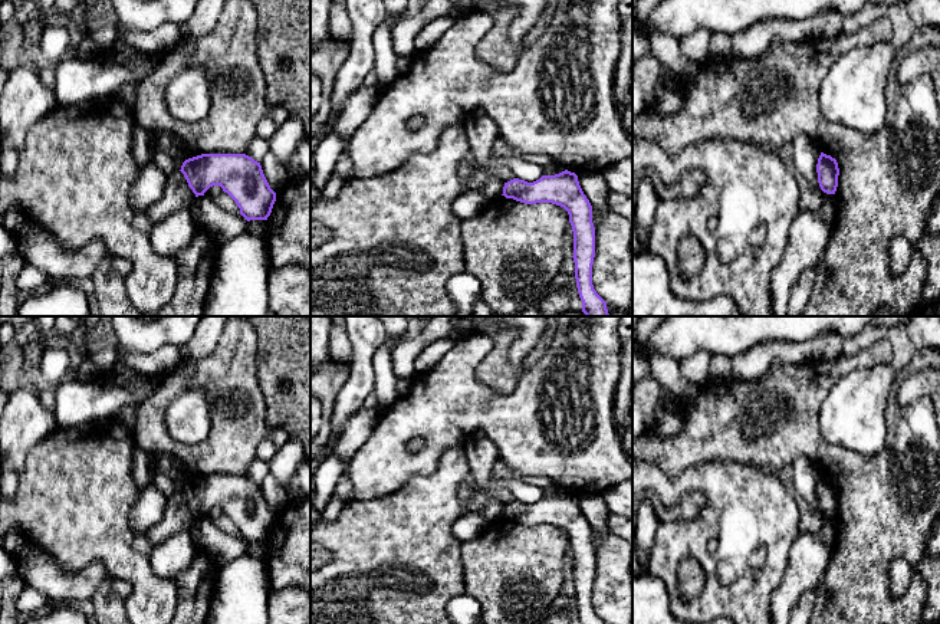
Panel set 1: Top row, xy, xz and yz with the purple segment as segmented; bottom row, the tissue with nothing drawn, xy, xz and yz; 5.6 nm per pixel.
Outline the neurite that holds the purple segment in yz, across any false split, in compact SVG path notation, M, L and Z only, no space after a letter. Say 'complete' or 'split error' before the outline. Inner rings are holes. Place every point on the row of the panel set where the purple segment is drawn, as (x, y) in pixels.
complete; M821 152L816 164L816 173L821 190L826 194L835 194L839 175L837 160Z

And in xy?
complete; M201 154L188 158L180 170L195 197L220 185L247 220L267 220L276 201L260 162L246 154Z

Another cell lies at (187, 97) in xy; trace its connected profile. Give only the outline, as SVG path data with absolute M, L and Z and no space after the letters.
M200 65L180 72L165 88L167 111L183 122L203 119L210 109L210 81Z

